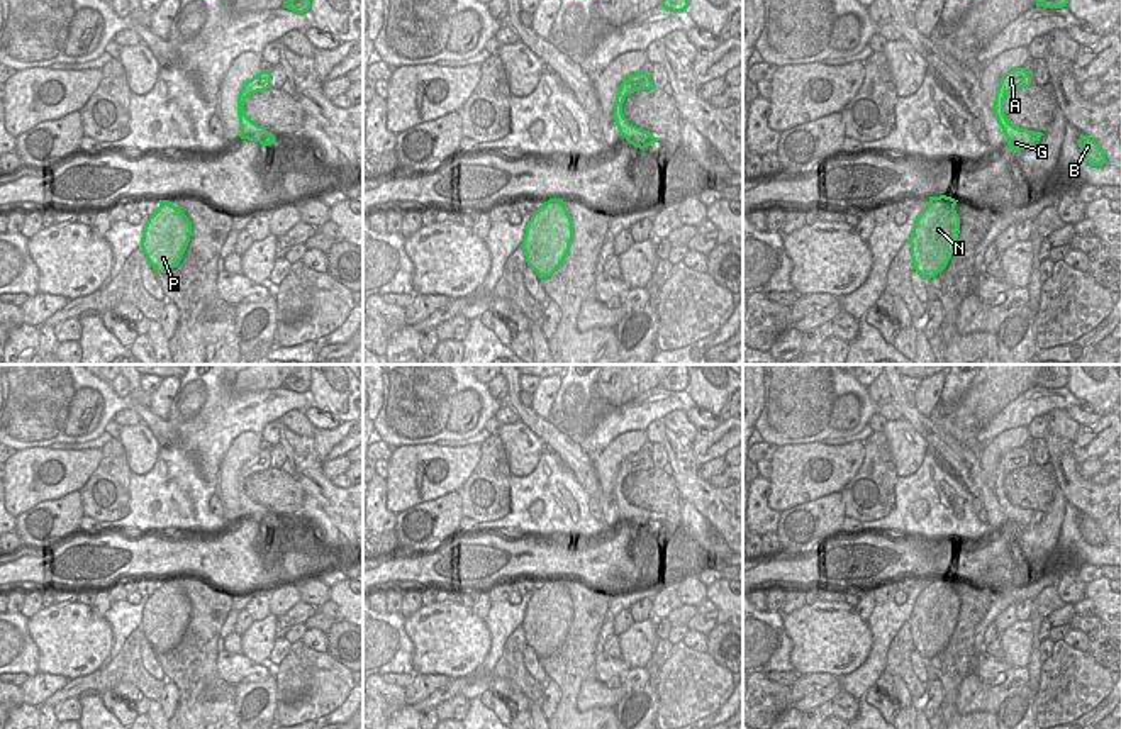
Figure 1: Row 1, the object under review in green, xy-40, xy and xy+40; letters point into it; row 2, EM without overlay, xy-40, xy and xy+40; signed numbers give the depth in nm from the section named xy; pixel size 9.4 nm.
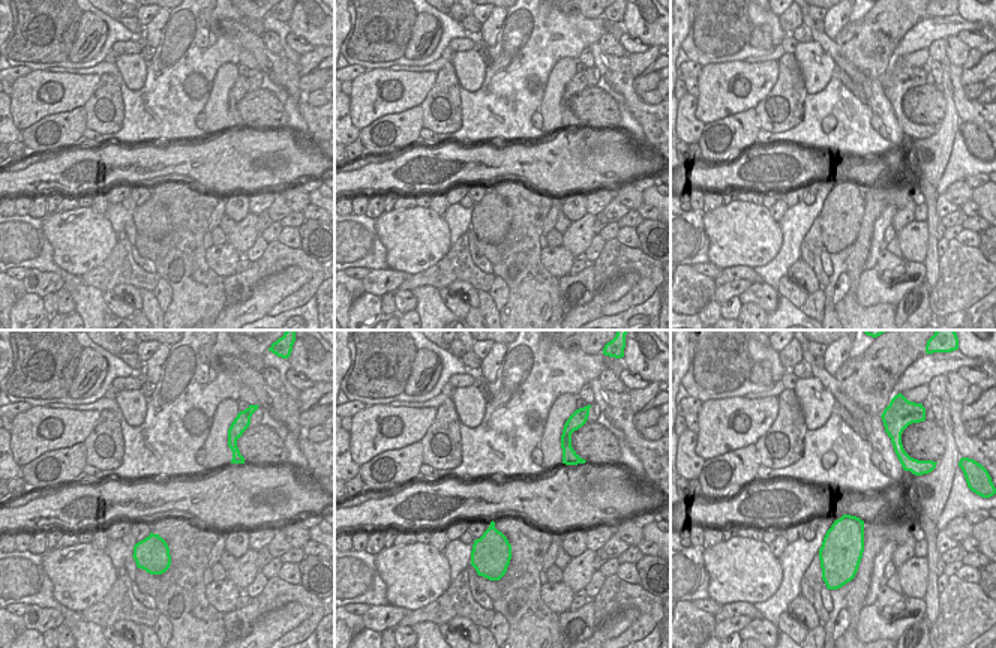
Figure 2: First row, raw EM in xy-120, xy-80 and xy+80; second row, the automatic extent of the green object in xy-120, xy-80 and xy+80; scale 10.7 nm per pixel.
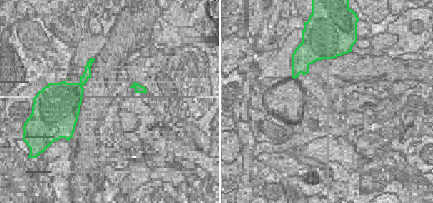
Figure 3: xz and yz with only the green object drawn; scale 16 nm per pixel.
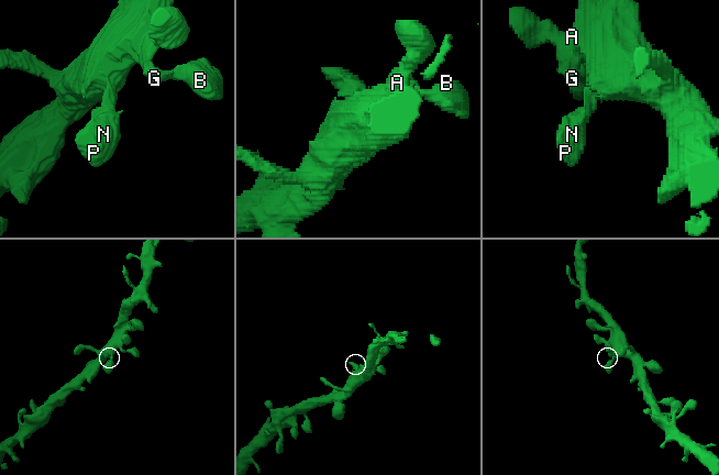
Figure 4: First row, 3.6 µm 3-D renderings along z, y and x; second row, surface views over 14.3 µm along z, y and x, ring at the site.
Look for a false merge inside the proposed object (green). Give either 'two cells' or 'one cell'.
one cell

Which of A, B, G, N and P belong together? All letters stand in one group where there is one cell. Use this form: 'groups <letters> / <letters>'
groups A B G N P

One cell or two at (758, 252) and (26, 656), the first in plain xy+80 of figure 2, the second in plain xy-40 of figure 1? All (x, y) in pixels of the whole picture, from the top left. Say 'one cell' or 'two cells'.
two cells

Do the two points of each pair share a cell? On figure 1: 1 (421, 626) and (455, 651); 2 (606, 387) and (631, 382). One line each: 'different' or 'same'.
1: same
2: same

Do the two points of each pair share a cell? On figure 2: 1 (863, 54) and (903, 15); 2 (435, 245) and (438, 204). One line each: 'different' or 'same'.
1: same
2: different

